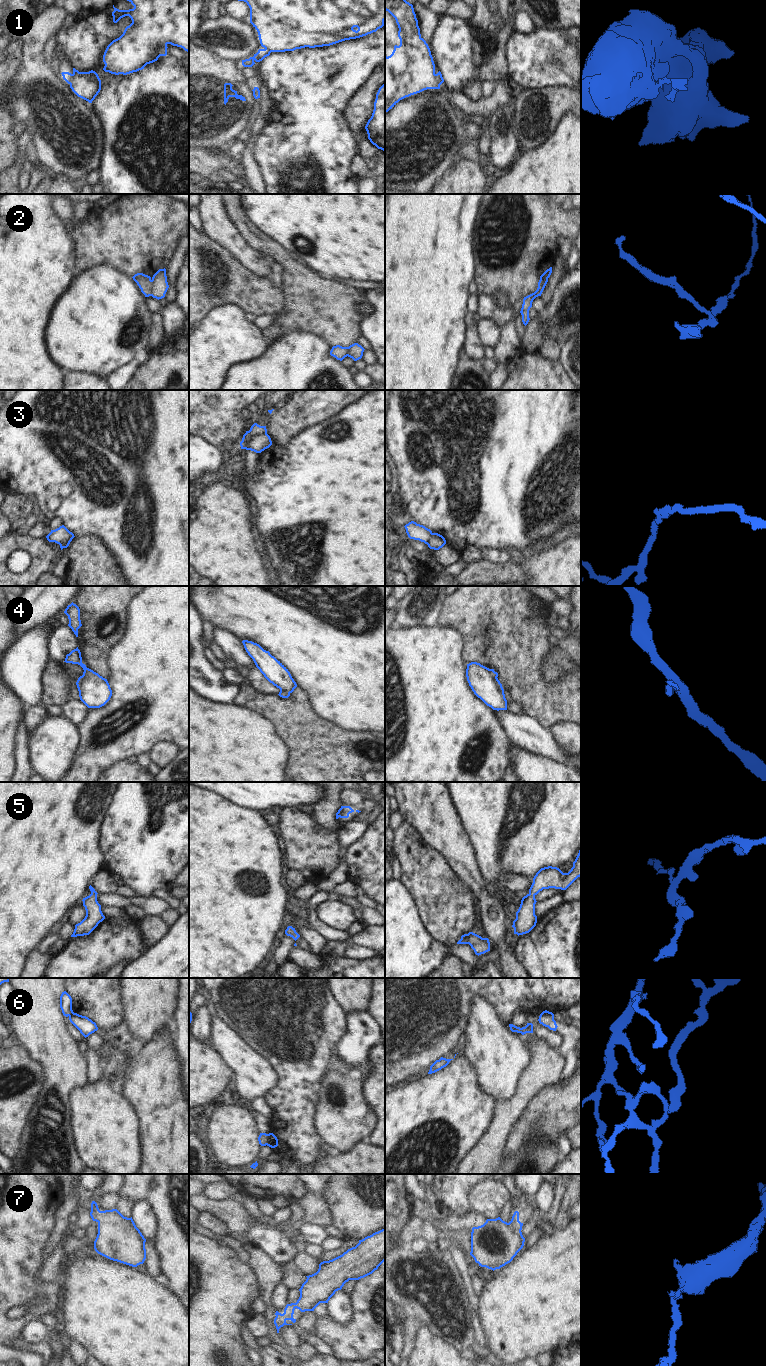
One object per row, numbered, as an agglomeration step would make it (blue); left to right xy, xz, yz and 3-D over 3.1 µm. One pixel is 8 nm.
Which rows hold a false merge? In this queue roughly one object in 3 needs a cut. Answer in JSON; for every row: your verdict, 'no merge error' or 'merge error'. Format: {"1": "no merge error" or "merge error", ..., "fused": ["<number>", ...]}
{"1": "merge error", "2": "merge error", "3": "merge error", "4": "merge error", "5": "no merge error", "6": "merge error", "7": "no merge error", "fused": ["1", "2", "3", "4", "6"]}

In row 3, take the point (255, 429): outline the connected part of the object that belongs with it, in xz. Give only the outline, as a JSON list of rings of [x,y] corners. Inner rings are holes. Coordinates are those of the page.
[[[254,423],[249,431],[246,431],[246,433],[243,435],[242,441],[240,442],[241,449],[244,448],[246,443],[250,441],[250,439],[258,434],[267,433],[266,426],[260,426],[257,423]]]

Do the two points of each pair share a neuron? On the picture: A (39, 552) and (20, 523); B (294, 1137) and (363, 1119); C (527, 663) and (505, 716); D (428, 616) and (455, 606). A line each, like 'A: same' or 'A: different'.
A: different
B: different
C: different
D: different

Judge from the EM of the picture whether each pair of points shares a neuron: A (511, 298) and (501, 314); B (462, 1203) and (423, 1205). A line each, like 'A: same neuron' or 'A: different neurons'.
A: different neurons
B: different neurons

